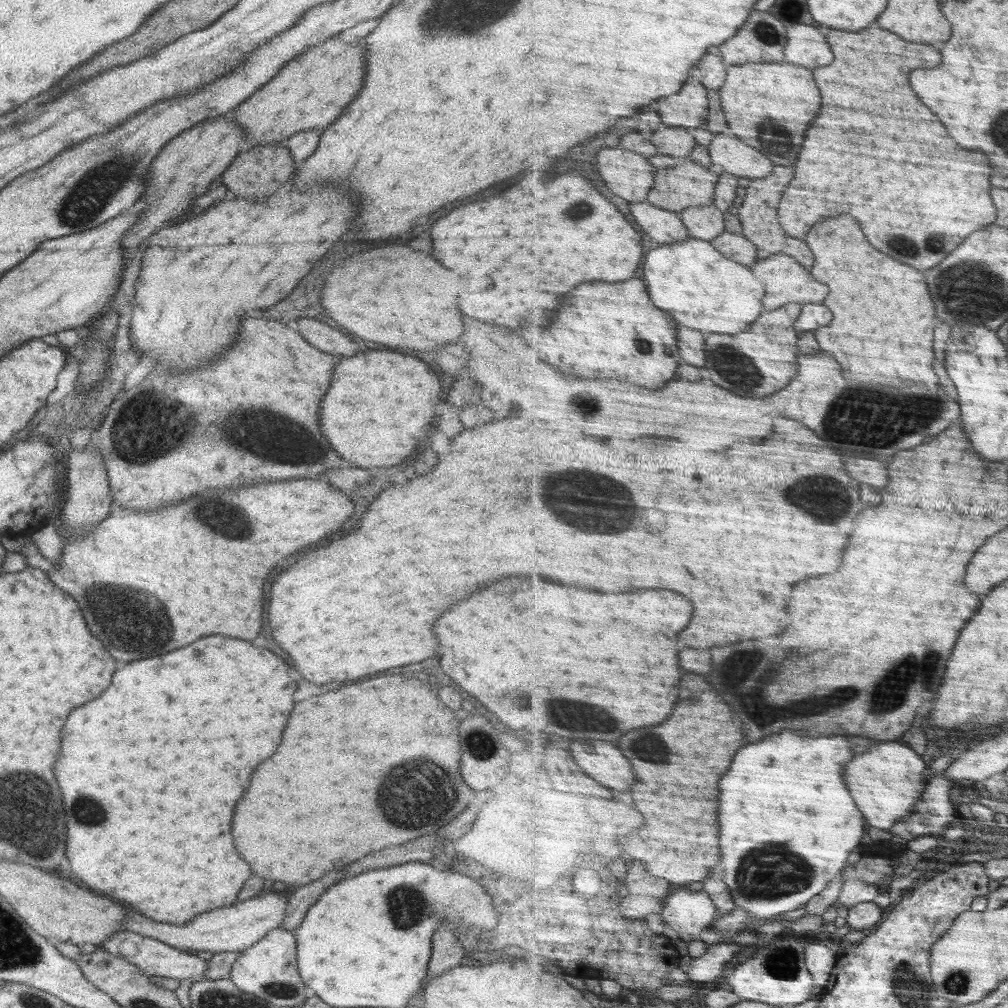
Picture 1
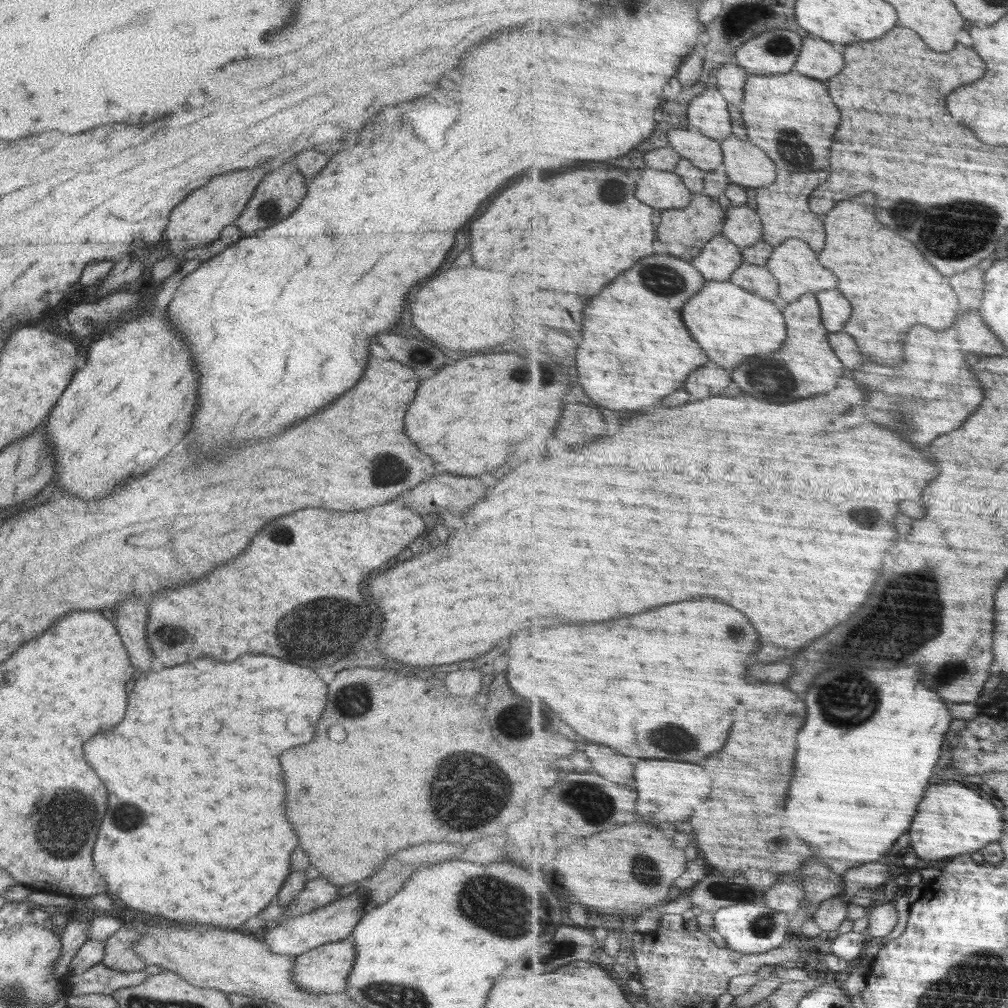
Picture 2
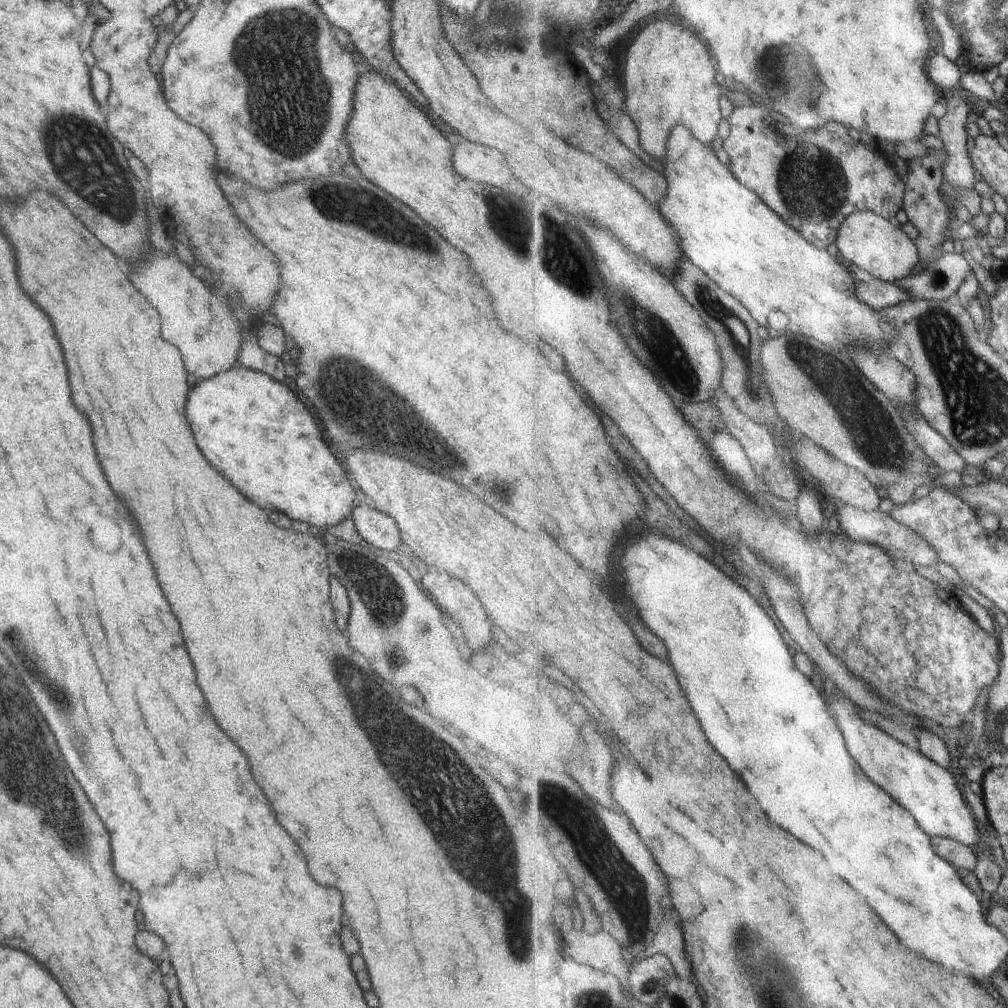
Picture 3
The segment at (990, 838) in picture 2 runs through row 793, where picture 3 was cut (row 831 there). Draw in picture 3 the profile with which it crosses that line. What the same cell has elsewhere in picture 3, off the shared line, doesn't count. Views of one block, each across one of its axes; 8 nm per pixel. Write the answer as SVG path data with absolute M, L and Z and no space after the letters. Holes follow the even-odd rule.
M847 696L834 702L832 710L836 712L836 720L840 720L840 728L844 728L844 736L848 736L852 756L856 756L860 766L868 772L868 776L872 776L872 780L876 780L876 784L892 792L896 800L912 810L912 814L920 820L920 826L930 836L951 838L966 846L976 846L981 842L975 815L958 788L954 774L956 769L942 768L924 756L920 749L910 748L880 726L862 720L860 707Z

